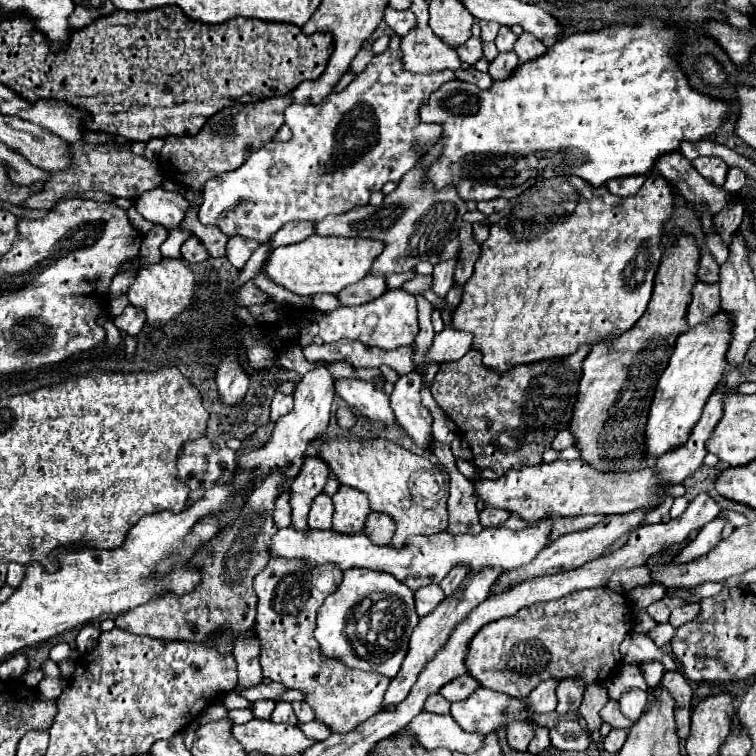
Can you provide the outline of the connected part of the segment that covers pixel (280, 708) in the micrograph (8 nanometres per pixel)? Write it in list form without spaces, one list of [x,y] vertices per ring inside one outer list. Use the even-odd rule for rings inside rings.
[[[277,703],[273,715],[271,715],[273,723],[289,723],[289,725],[297,725],[297,717],[293,713],[291,703]]]

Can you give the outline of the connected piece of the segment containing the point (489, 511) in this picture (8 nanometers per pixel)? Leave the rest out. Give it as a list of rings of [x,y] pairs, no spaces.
[[[487,505],[479,515],[481,515],[483,527],[499,527],[509,519],[509,511],[497,509],[497,507],[491,507],[491,505]]]

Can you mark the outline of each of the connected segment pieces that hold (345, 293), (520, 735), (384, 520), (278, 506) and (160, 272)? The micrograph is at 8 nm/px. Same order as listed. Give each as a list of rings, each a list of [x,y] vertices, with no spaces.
[[[367,275],[363,281],[357,281],[355,285],[349,285],[347,289],[341,289],[337,293],[339,303],[343,305],[363,305],[377,297],[381,297],[387,291],[385,279],[377,275]]]
[[[511,721],[507,725],[507,741],[513,751],[527,751],[527,745],[533,737],[533,725],[527,721]]]
[[[371,511],[365,523],[365,535],[373,541],[373,545],[391,545],[391,537],[395,533],[395,523],[389,515]]]
[[[283,493],[275,501],[275,511],[273,511],[273,523],[277,529],[289,527],[291,525],[291,505],[289,505],[289,493]]]
[[[163,259],[161,263],[141,269],[127,293],[129,303],[145,311],[145,319],[149,325],[155,325],[153,321],[175,319],[179,313],[183,313],[187,307],[193,305],[193,295],[195,295],[193,271],[183,261],[177,261],[177,259]]]

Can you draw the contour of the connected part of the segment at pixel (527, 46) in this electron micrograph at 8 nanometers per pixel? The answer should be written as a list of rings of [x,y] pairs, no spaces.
[[[523,33],[517,43],[515,43],[515,53],[519,57],[519,63],[527,63],[527,61],[533,61],[537,59],[539,55],[543,55],[547,49],[545,45],[531,33]]]

